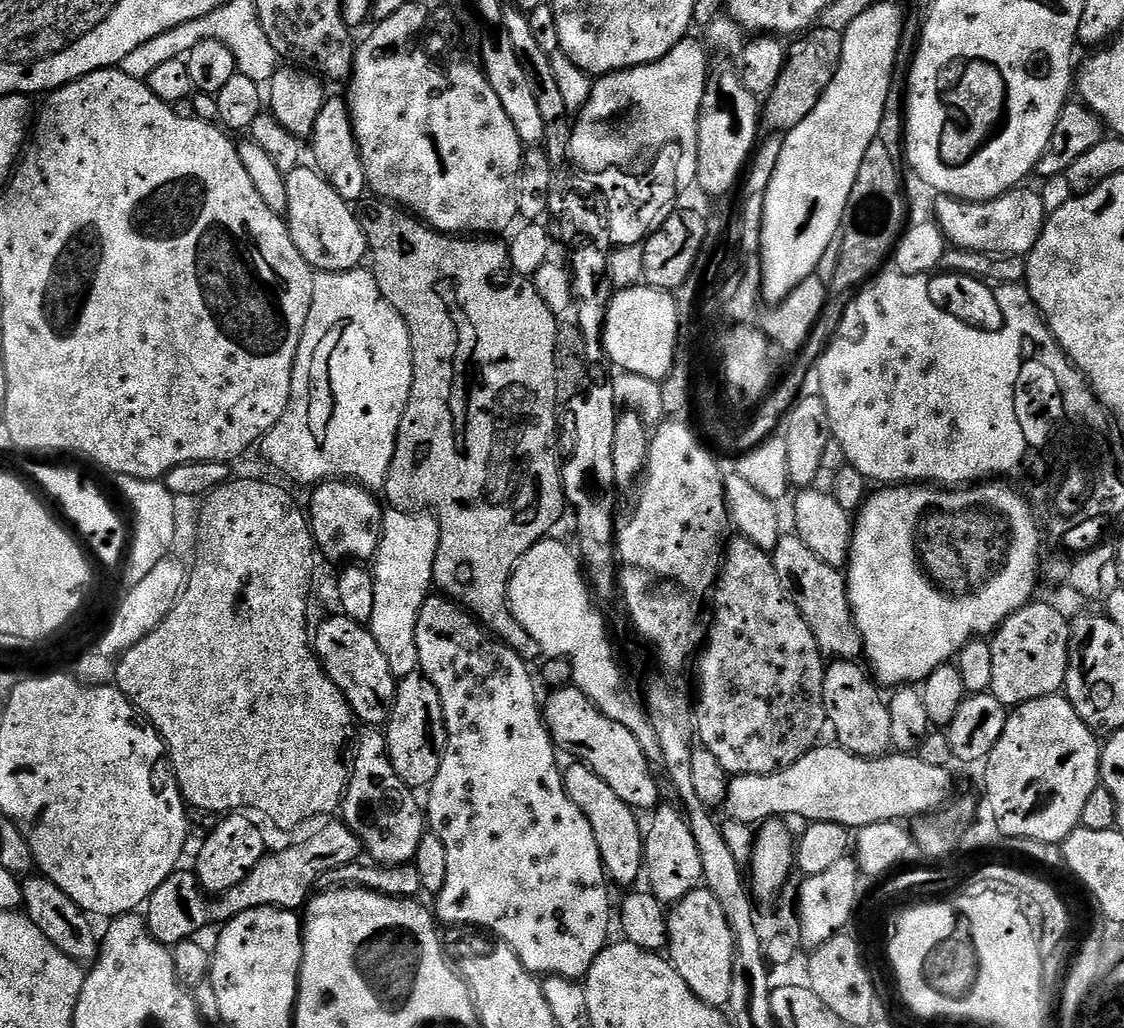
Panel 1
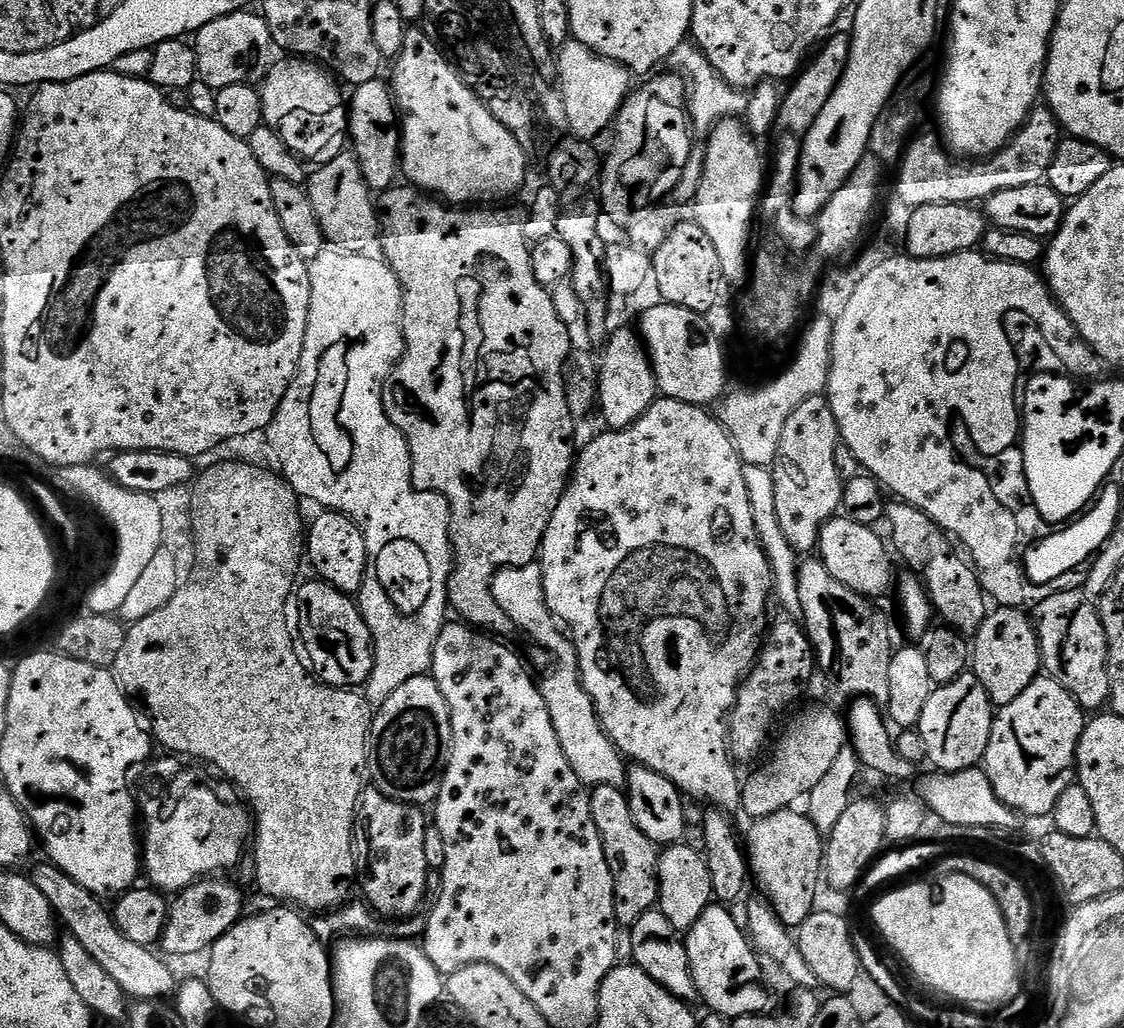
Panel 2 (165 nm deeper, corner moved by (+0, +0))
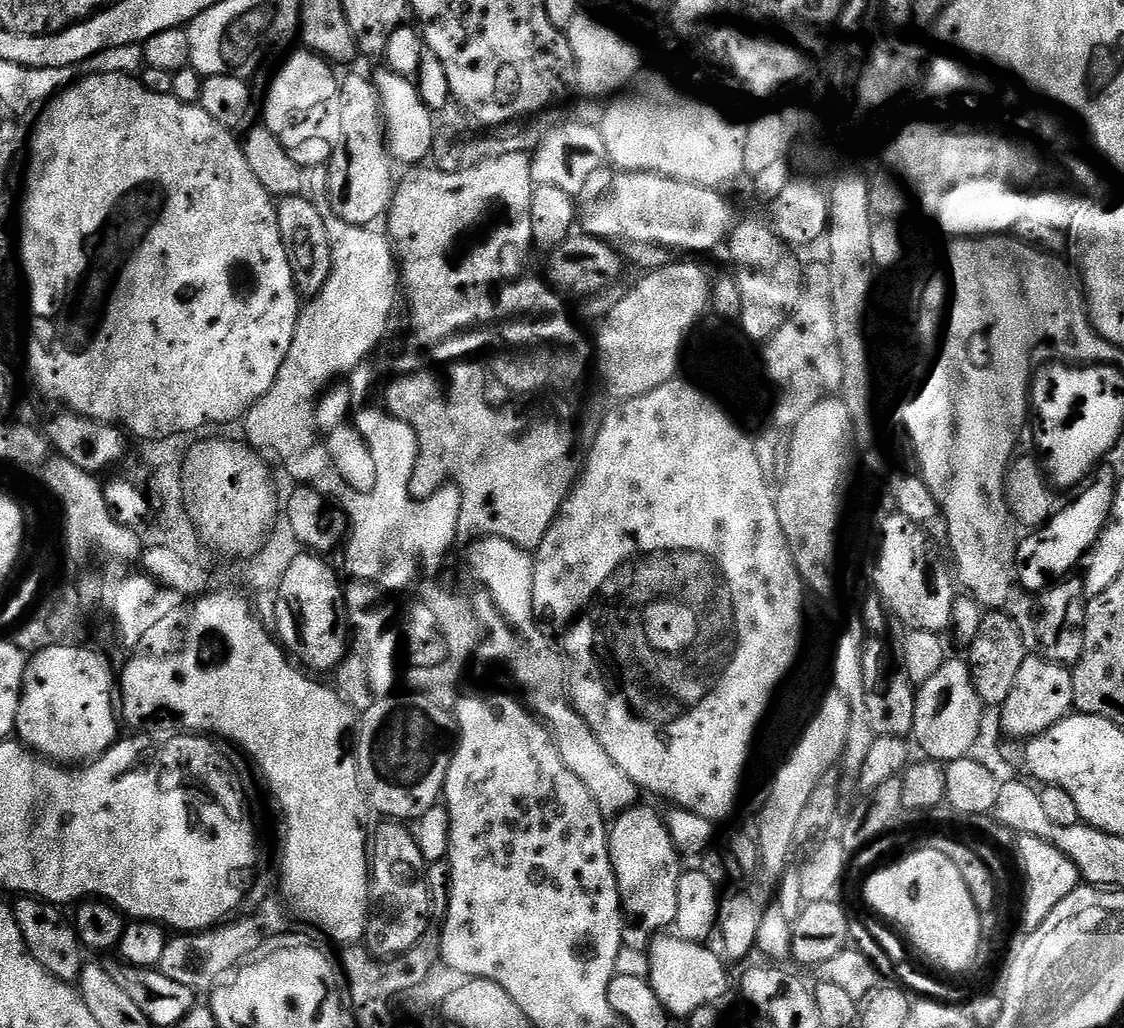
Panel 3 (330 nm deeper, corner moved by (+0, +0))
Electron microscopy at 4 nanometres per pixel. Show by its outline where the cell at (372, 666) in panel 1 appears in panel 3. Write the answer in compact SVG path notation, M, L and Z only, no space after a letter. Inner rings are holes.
M297 555L291 561L284 579L279 582L280 597L276 600L275 631L278 633L279 643L286 646L289 653L297 652L304 659L305 669L313 673L331 673L347 658L350 647L346 608L342 603L346 592L342 584L340 588L340 580L336 577L335 570L324 561L327 559L323 555L304 555L308 556Z

